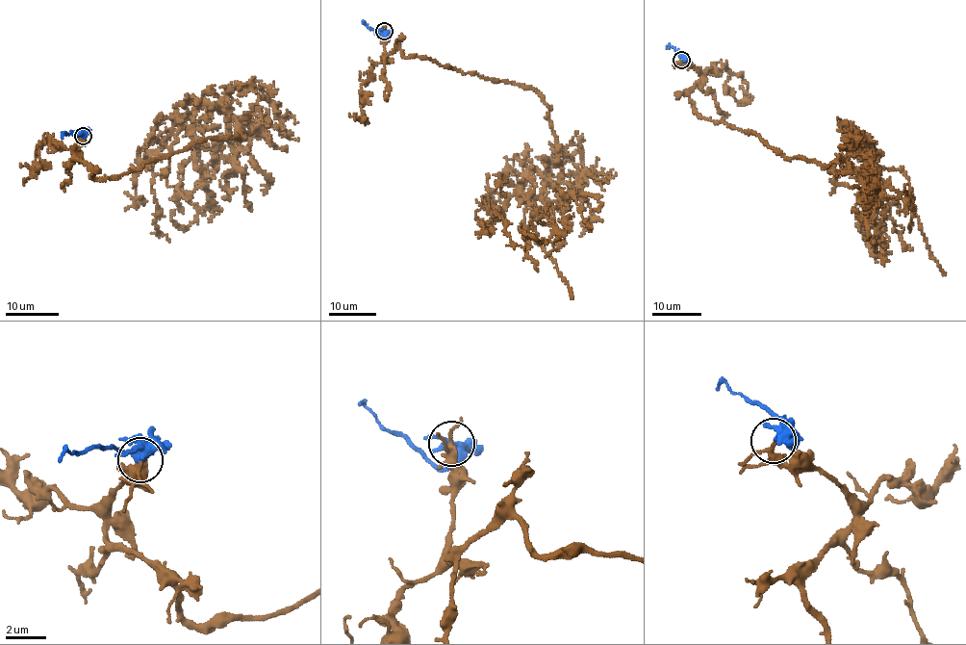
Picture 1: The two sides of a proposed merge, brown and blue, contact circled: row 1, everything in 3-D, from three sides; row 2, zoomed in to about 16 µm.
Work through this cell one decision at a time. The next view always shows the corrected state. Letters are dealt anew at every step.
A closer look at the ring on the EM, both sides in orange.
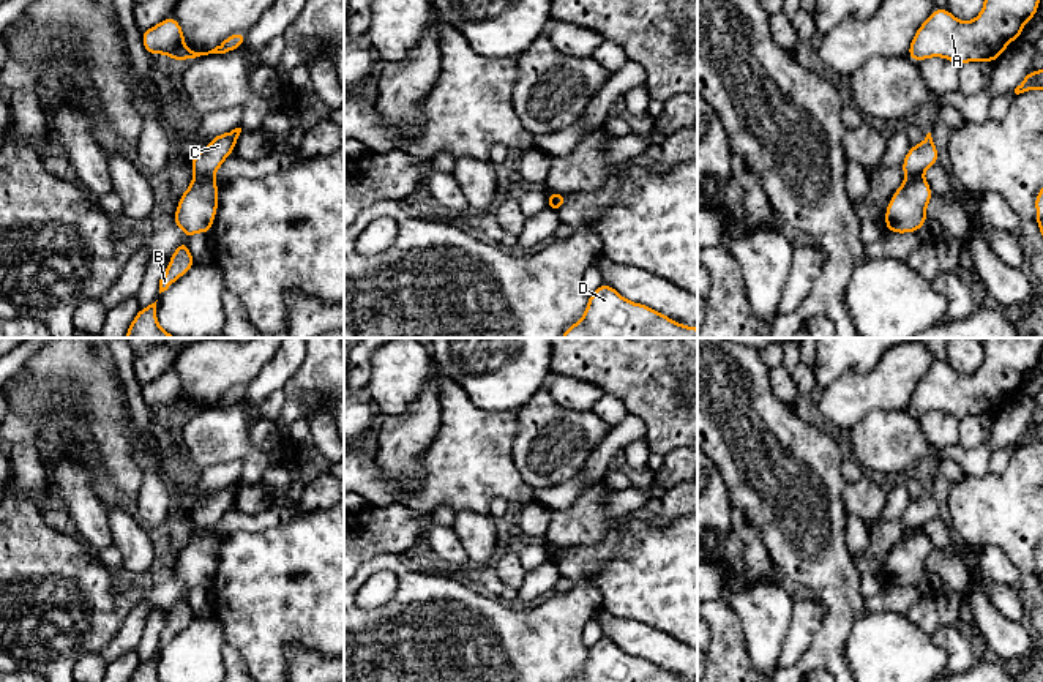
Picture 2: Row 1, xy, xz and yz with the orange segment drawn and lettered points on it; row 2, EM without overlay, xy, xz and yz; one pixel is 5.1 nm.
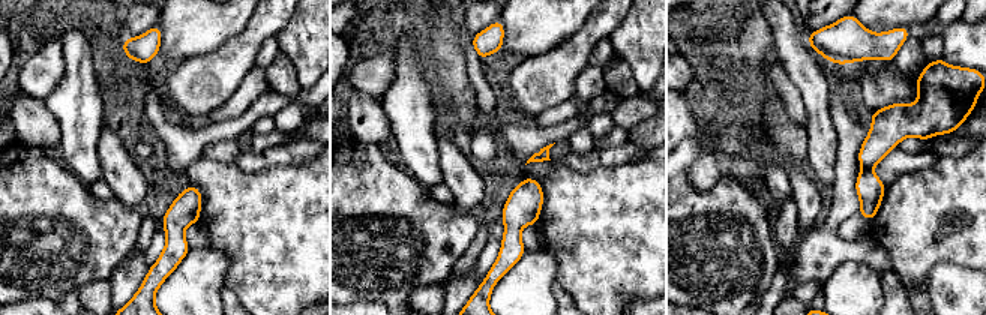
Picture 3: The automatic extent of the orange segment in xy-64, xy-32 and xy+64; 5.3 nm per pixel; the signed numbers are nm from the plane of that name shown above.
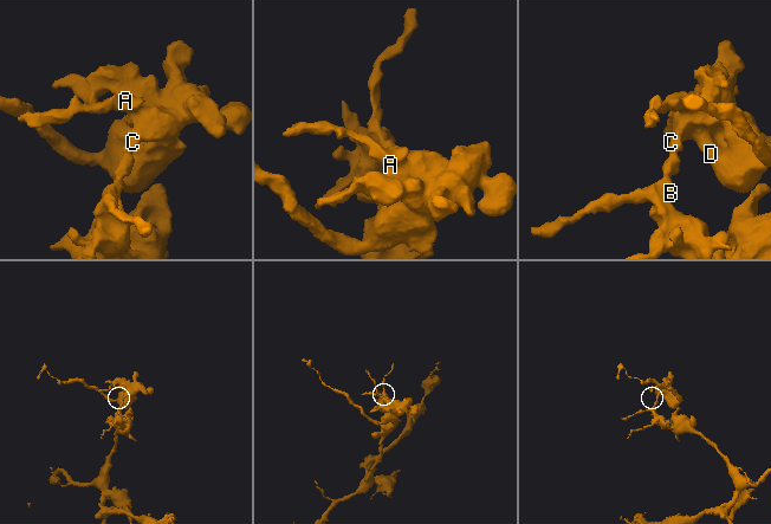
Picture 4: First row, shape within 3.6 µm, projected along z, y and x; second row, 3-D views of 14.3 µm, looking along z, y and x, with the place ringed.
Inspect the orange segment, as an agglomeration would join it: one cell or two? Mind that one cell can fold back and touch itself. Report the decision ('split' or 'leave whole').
split

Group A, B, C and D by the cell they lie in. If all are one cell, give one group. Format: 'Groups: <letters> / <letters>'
Groups: A C D / B

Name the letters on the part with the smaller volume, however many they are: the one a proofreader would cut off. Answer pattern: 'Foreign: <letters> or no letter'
Foreign: A, C, D

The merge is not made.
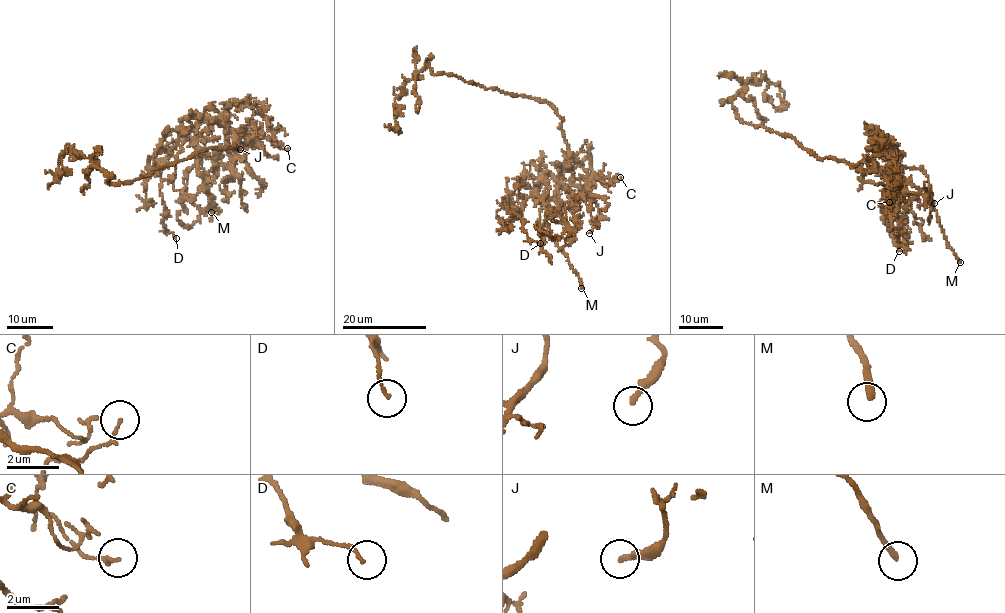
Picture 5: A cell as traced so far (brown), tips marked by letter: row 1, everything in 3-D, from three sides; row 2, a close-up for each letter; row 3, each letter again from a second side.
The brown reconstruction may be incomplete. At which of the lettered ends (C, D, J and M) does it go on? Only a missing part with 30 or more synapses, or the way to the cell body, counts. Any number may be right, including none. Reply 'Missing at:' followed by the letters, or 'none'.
Missing at: M

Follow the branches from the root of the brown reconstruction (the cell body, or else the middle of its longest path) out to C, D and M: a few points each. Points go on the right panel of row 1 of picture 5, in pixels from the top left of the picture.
C: (818, 158), (834, 157), (864, 169), (891, 166), (889, 140), (880, 140), (900, 185), (889, 202)
D: (818, 158), (883, 168), (892, 165), (879, 143), (891, 147), (900, 171), (881, 192), (881, 213), (899, 251)
M: (818, 158), (834, 157), (864, 169), (891, 166), (878, 147), (903, 166), (920, 168), (947, 246), (960, 262)

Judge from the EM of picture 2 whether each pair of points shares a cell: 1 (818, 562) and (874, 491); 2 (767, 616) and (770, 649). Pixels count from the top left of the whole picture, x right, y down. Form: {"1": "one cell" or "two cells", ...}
{"1": "two cells", "2": "one cell"}

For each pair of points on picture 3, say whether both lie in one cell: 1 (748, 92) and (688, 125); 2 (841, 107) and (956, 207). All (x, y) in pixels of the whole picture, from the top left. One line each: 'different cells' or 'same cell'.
1: same cell
2: different cells

